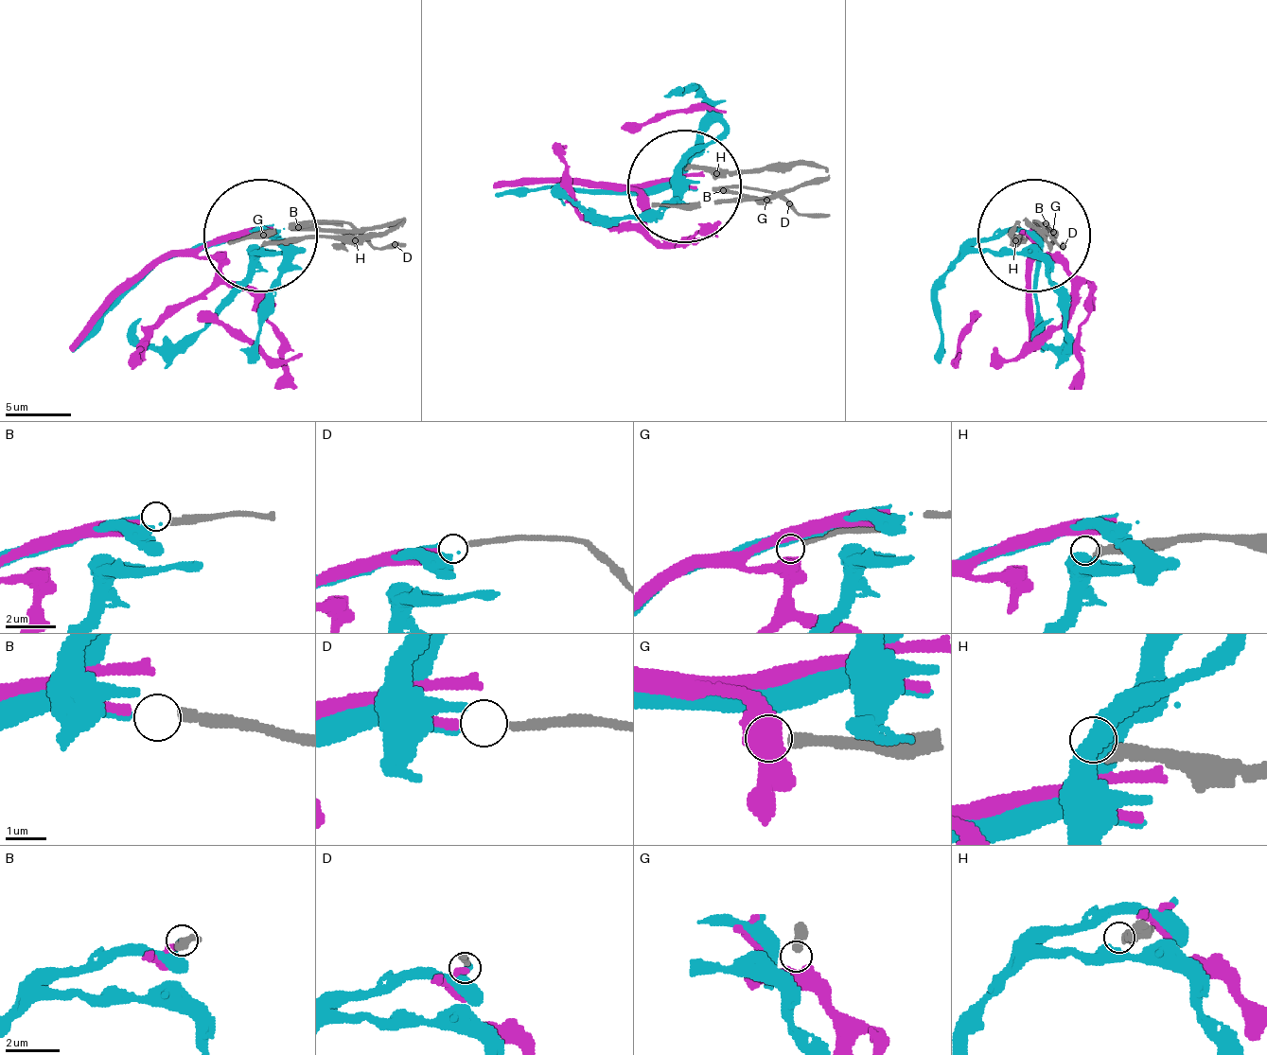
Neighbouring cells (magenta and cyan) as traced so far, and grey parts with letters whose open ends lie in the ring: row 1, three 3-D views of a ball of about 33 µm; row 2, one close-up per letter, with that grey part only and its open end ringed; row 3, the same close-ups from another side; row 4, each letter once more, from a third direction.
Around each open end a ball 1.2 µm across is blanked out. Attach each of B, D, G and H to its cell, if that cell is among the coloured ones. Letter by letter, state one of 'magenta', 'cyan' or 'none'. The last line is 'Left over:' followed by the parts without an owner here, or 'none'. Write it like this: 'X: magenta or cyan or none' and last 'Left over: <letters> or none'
B: magenta
D: cyan
G: none
H: none
Left over: G, H

